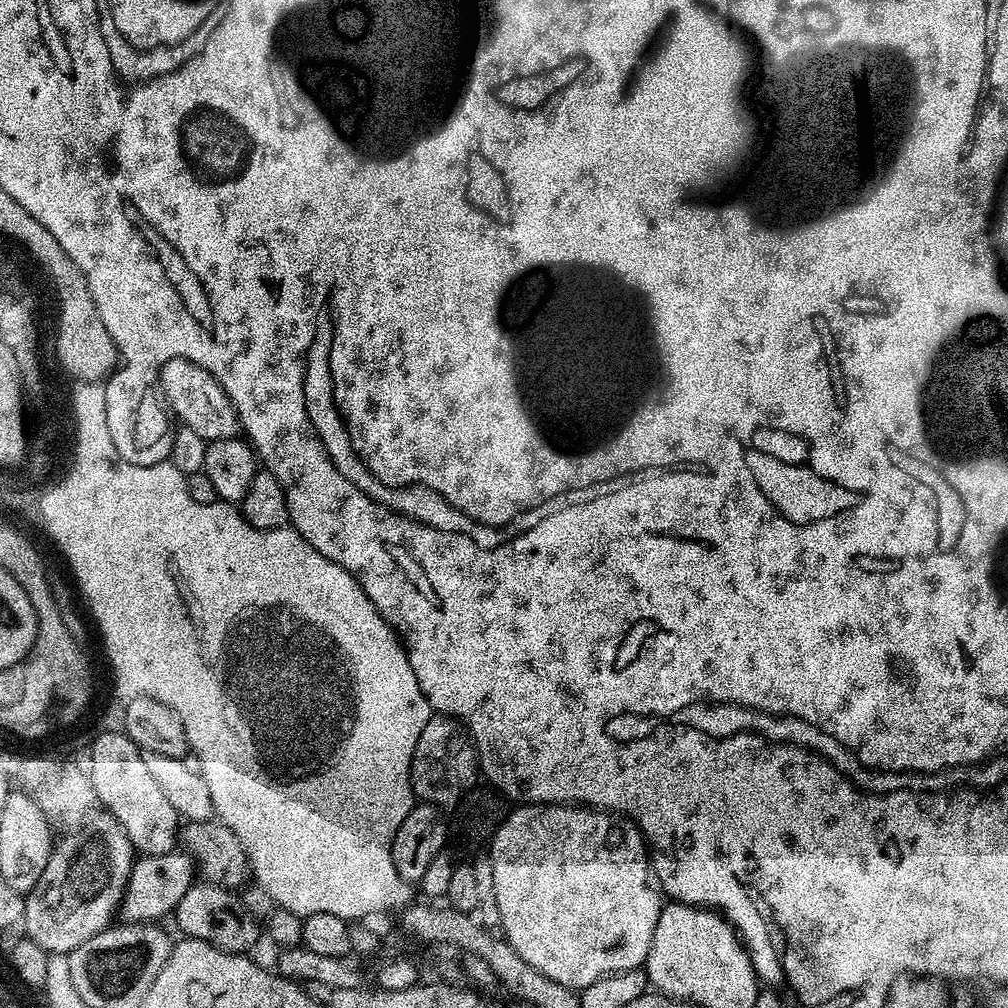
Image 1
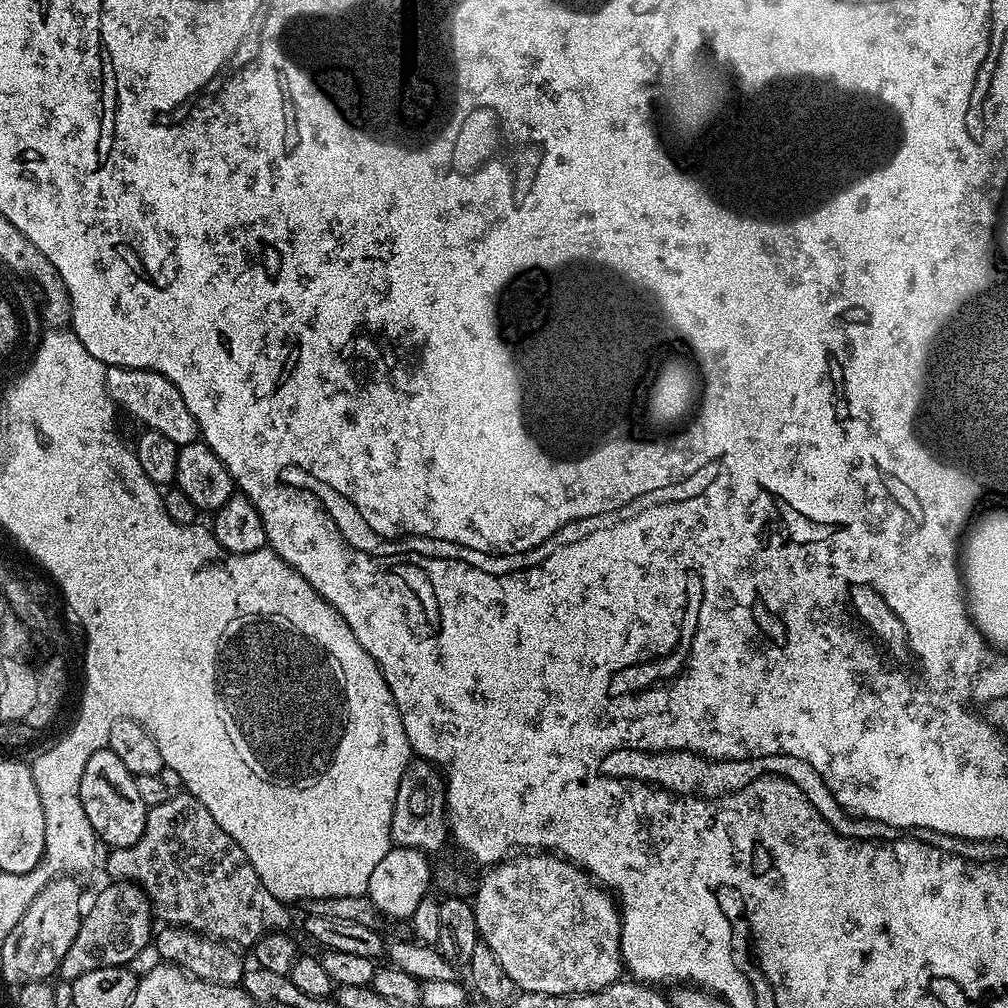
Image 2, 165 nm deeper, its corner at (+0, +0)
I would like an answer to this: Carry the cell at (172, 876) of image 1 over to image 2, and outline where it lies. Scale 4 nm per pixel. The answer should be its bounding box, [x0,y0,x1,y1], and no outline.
[58,881,154,982]

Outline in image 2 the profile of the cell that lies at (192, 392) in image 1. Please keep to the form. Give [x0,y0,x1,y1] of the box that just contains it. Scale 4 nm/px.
[107,367,199,444]

